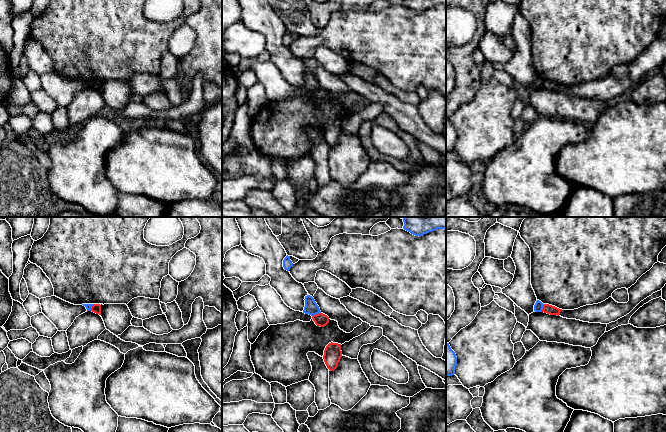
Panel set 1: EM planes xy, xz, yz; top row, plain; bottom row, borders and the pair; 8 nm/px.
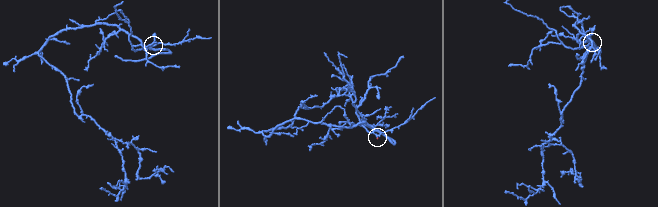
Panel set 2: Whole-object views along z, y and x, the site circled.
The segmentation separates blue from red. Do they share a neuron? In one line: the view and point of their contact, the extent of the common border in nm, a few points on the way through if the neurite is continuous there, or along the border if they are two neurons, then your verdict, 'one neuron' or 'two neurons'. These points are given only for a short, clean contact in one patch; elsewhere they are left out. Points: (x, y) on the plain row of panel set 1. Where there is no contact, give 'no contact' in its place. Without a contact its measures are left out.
contact xz (316, 89); length 80 nm; border xz (320, 88), (312, 92); two neurons

